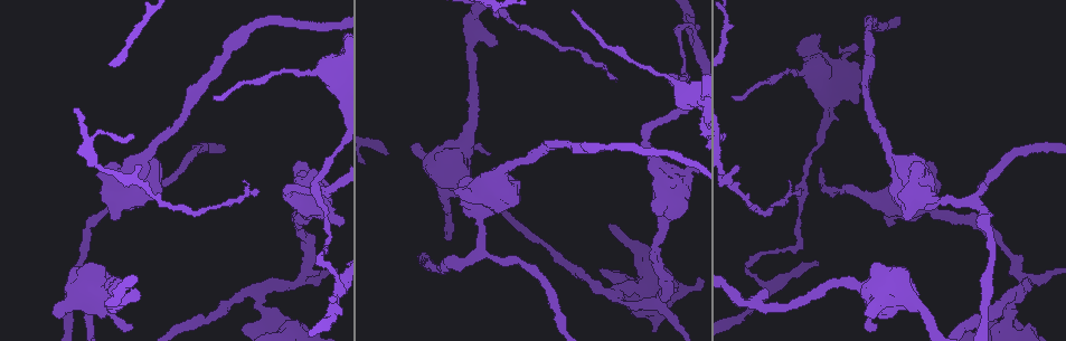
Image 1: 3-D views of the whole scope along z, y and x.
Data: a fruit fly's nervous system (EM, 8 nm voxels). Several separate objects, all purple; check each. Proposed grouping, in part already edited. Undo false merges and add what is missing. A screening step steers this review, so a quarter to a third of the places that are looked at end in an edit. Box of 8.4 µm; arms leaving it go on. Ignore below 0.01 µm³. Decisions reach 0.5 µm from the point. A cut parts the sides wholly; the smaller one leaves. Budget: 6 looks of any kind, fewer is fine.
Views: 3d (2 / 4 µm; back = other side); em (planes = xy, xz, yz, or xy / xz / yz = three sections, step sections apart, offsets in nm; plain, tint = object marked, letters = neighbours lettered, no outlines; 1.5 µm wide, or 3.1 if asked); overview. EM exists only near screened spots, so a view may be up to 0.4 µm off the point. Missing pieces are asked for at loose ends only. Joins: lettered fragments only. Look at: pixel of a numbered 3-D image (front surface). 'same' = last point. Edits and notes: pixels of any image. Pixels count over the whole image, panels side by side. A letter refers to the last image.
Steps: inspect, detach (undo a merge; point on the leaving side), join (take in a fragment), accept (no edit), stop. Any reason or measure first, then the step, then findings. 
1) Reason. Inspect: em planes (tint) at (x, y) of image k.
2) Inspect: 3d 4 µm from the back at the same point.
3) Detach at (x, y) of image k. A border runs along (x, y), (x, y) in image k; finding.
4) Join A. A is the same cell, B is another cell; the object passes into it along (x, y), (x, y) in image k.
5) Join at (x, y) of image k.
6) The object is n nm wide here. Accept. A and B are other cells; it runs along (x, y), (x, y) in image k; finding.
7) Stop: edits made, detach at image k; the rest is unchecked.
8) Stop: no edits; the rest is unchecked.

An open end. Inspect: em planes (letters) at (312, 171) of image 1.

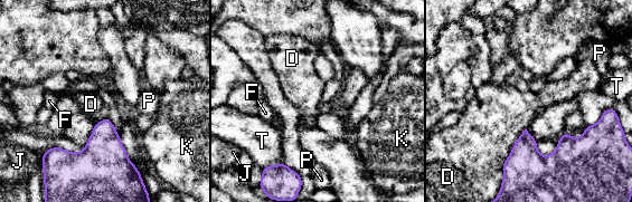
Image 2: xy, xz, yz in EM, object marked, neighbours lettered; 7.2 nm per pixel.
Accept. D, F, J, K, P and T are other cells; no lettered fragment goes on from it.

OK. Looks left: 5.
Sharp bend. Inspect: 3d 4 µm at (328, 243) of image 1.

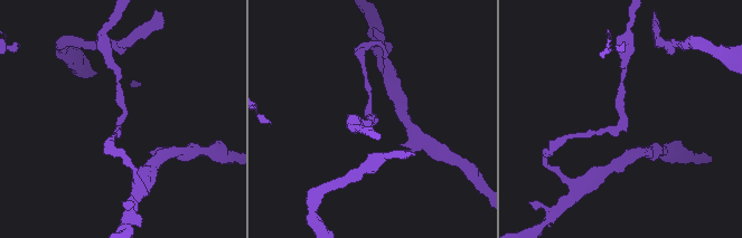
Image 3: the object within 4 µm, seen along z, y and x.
Inspect: em xy step 4 (tint) at (122, 119) of image 3.

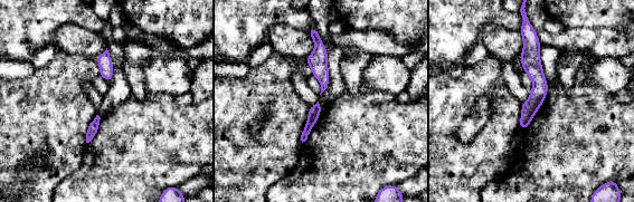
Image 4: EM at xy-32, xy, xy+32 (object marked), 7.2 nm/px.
Inspect: em xz step 4 (letters) at the same point.

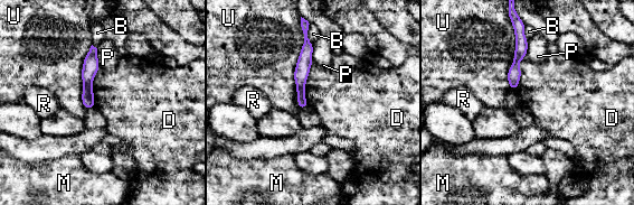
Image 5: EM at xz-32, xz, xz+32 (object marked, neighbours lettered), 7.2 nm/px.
The longest contact is with U, 500 nm. Detach at (304, 62) of image 5. B, D, M, P, R and U are other cells; the part that leaves runs along (306, 42), (305, 61), (299, 85) in image 5; a second neuron is stuck on.

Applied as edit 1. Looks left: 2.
Stop: edits made, detach at image 5; the rest is unchecked.

